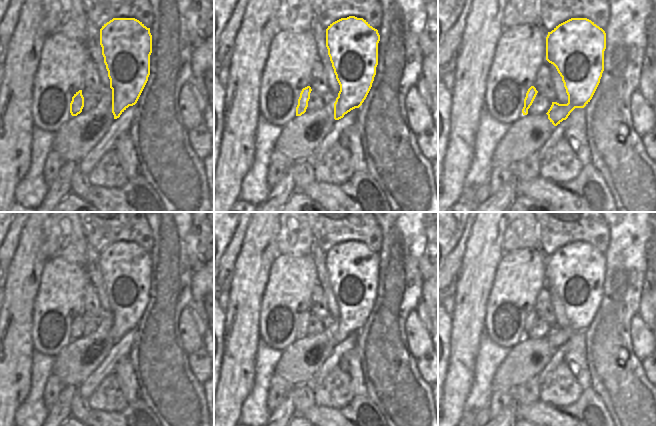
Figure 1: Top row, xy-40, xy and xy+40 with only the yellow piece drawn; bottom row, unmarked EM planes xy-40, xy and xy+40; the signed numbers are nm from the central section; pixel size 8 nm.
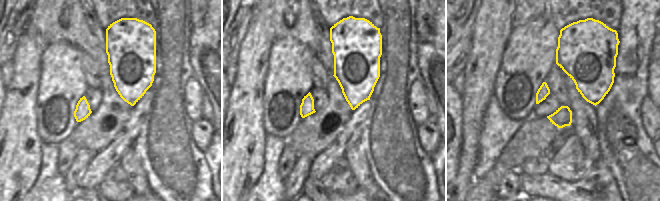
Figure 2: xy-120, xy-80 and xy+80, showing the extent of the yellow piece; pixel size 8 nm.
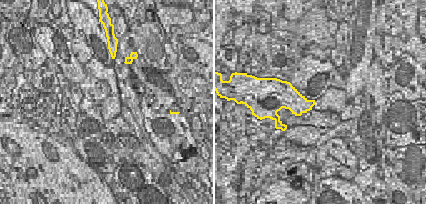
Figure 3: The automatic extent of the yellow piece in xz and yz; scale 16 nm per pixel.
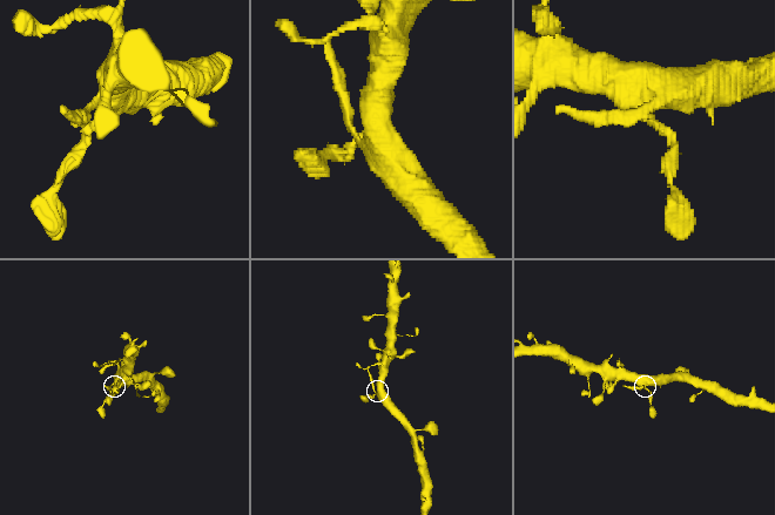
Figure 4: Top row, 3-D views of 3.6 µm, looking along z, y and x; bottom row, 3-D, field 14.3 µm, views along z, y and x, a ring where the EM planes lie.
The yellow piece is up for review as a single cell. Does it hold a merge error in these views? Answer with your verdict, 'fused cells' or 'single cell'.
single cell

